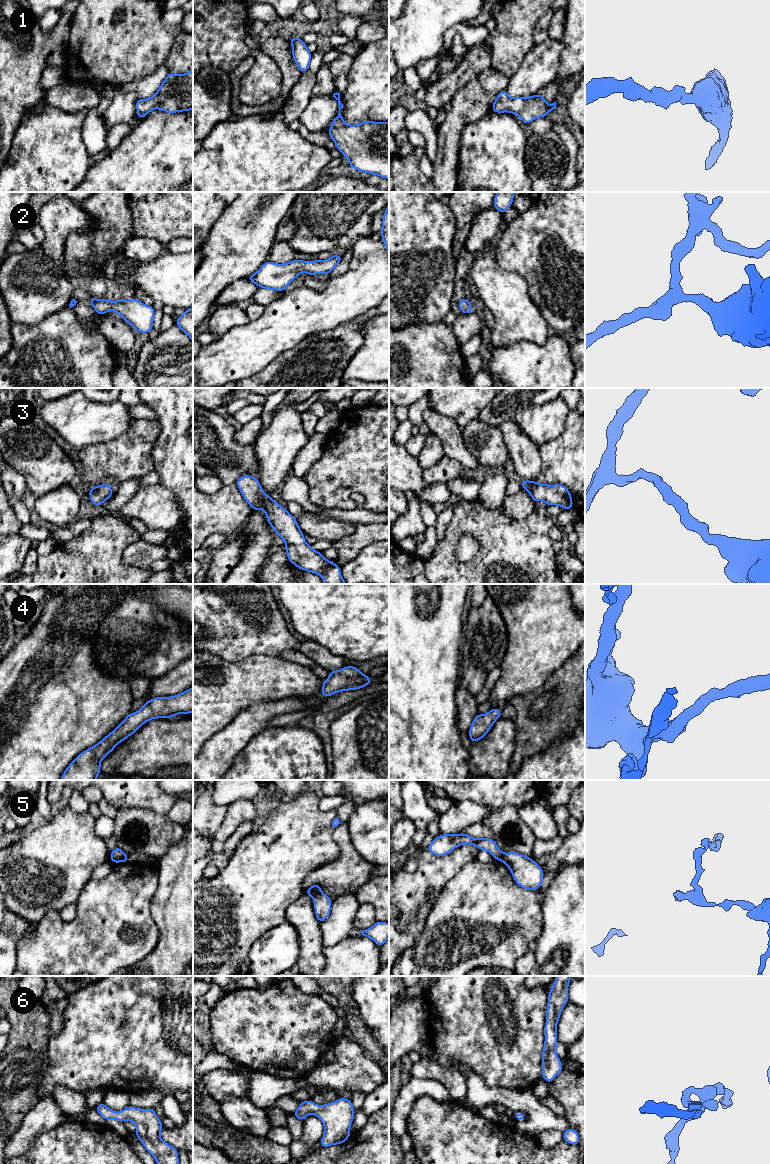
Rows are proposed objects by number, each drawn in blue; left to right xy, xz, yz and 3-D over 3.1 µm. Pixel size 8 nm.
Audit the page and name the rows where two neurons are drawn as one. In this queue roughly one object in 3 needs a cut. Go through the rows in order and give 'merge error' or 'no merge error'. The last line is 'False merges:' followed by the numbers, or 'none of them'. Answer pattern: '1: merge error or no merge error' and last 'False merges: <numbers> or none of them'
1: no merge error
2: no merge error
3: no merge error
4: no merge error
5: merge error
6: no merge error
False merges: 5

